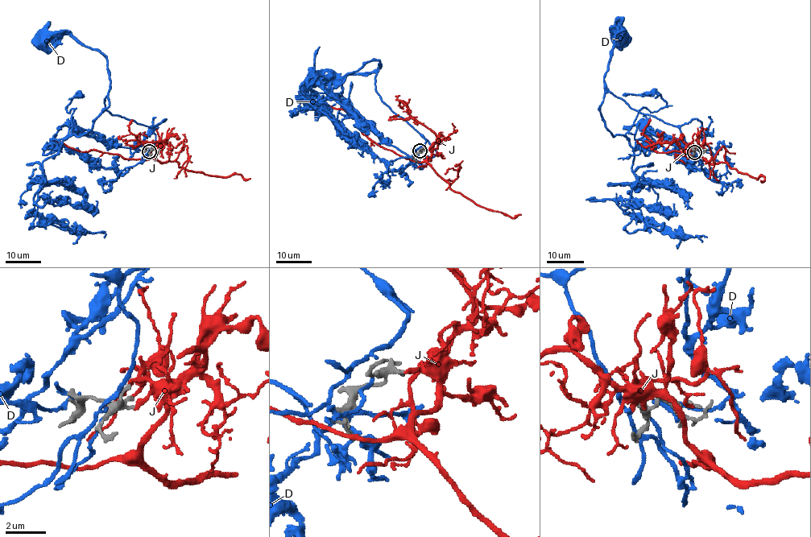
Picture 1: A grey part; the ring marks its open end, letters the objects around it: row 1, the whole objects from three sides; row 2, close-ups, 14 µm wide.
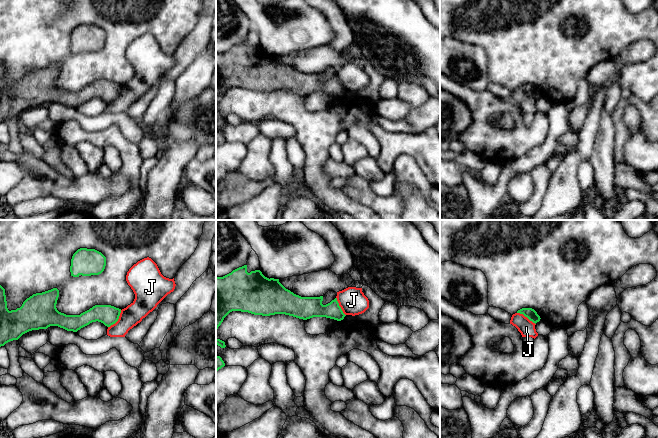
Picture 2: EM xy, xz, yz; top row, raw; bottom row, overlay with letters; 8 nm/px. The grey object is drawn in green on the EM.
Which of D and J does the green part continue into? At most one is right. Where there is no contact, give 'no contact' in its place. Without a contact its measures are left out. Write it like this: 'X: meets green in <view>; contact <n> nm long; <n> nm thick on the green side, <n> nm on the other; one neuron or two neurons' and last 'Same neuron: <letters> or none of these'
D: no contact; one neuron
J: meets green in xy; contact 180 nm long; 160 nm thick on the green side, 170 nm on the other; two neurons
Same neuron: D

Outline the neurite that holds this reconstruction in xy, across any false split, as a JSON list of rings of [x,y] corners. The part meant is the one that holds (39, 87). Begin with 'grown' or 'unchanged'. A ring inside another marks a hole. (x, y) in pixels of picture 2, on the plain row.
unchanged; [[[0,61],[0,123],[10,117],[18,116],[29,107],[47,105],[50,102],[58,102],[67,107],[77,108],[90,99],[98,97],[110,103],[118,97],[121,89],[121,85],[111,81],[95,81],[80,91],[66,91],[56,84],[58,73],[59,66],[53,64],[42,69],[33,70],[23,78],[20,84],[9,87],[5,65]]]

